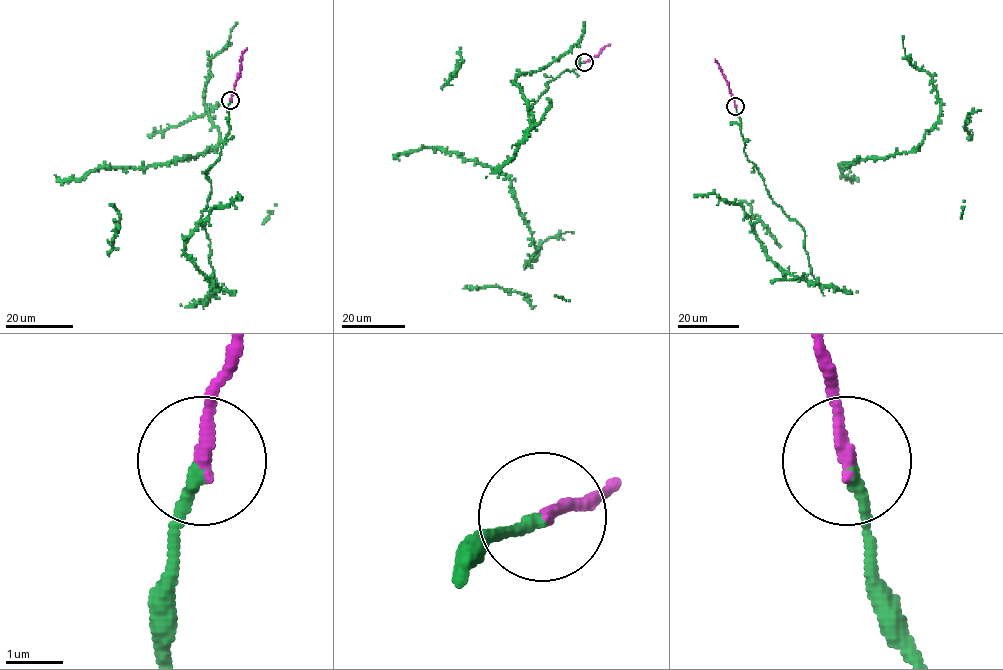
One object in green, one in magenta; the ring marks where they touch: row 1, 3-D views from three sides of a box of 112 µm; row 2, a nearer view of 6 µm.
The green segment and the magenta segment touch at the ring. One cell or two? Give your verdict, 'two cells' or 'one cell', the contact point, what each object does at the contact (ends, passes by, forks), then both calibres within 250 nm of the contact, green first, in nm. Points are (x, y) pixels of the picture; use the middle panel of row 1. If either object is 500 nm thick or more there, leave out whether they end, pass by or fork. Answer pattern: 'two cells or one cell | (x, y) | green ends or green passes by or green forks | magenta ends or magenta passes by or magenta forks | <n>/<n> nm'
one cell | (584, 62) | green ends | magenta ends | 240/240 nm

